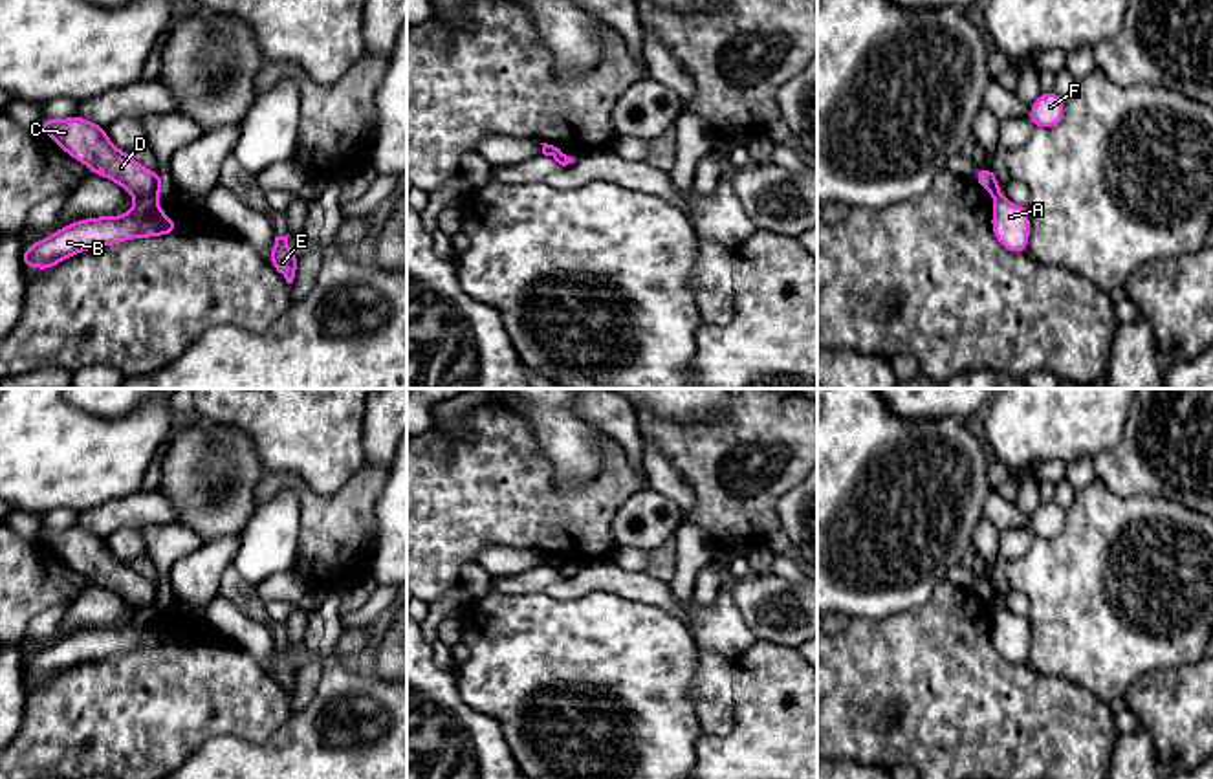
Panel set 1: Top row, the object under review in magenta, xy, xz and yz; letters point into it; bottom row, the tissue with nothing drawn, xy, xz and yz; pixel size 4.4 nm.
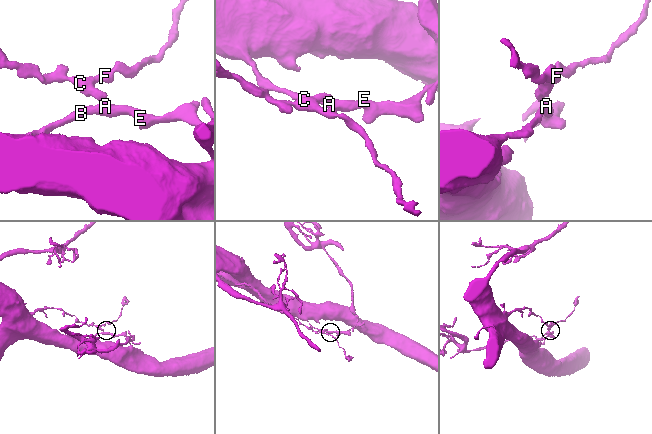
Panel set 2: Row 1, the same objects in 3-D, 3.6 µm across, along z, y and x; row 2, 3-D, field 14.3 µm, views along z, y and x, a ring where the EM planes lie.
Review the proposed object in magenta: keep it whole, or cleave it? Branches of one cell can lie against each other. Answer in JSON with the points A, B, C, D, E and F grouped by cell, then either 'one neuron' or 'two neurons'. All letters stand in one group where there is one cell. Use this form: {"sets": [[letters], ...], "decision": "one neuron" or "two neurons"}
{"sets": [["A", "B", "E"], ["C", "D", "F"]], "decision": "two neurons"}

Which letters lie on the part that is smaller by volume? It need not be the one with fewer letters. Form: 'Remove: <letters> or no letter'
Remove: C, D, F

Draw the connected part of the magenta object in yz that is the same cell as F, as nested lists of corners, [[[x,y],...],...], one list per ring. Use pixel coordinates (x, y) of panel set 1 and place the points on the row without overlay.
[[[1043,502],[1028,522],[1028,532],[1033,533],[1035,539],[1055,539],[1061,535],[1065,528],[1065,510],[1055,502]]]

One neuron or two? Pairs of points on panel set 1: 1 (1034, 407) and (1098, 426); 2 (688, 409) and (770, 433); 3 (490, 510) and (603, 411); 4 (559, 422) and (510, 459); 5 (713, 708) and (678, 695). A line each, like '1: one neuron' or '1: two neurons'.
1: one neuron
2: two neurons
3: two neurons
4: two neurons
5: two neurons

